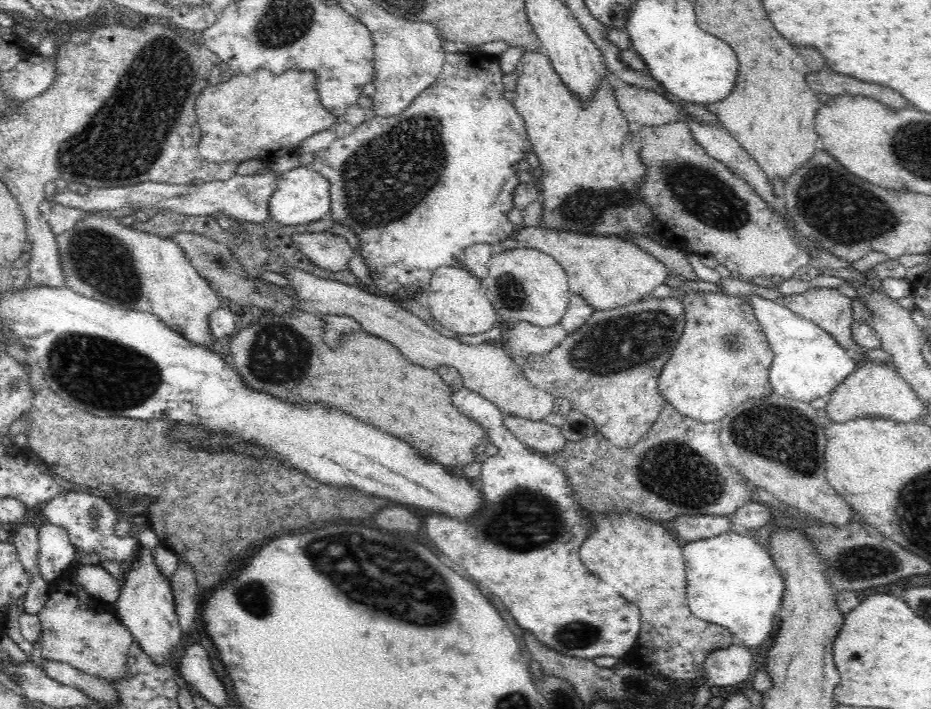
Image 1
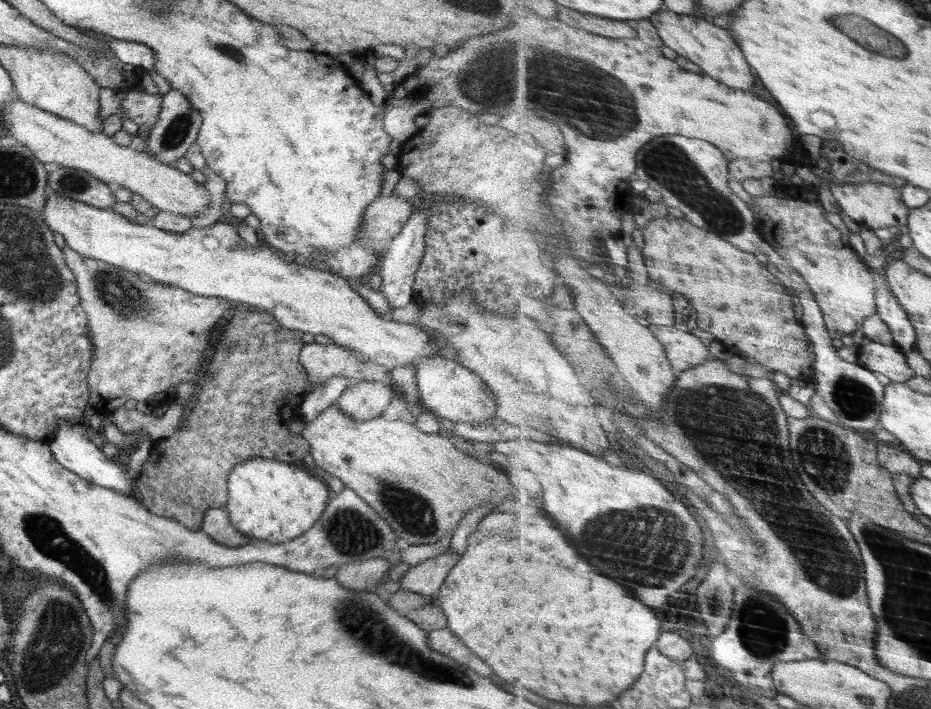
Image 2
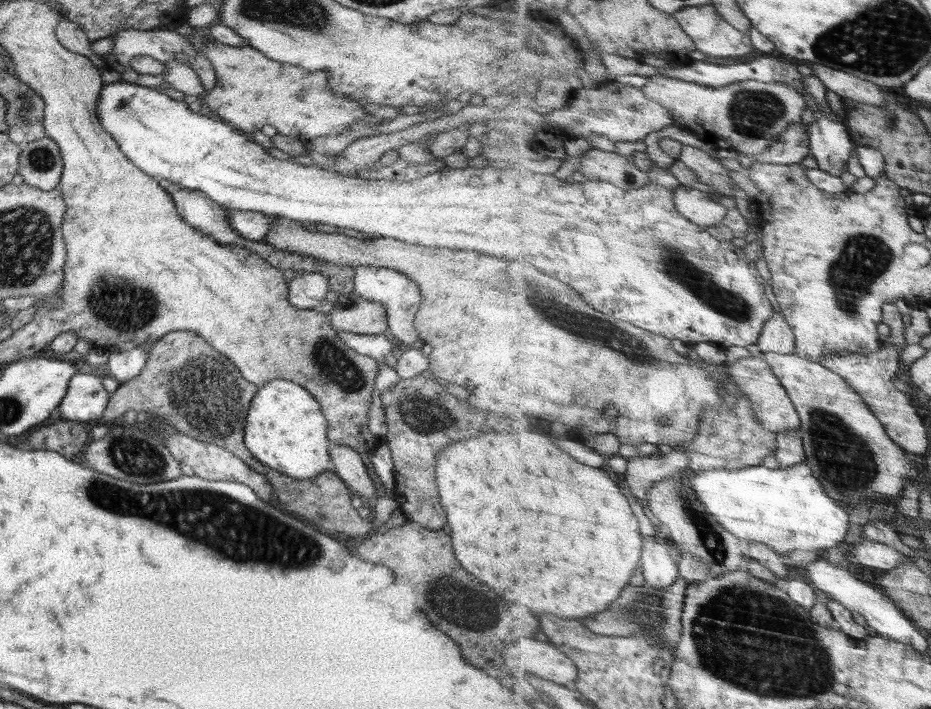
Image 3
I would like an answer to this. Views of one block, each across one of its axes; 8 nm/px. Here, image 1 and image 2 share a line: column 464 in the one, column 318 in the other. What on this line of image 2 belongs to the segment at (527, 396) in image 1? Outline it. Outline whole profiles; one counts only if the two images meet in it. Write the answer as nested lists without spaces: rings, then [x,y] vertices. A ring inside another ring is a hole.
[[[316,342],[305,344],[299,355],[299,362],[312,385],[322,385],[335,376],[345,376],[353,382],[366,379],[360,367],[363,360],[359,354],[344,347],[336,344],[325,346]]]

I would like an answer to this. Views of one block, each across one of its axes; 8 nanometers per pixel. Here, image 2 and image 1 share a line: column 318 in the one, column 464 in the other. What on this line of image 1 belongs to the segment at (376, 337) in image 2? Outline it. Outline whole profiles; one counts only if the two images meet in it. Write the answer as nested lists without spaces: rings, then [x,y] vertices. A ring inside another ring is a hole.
[[[440,266],[433,272],[428,288],[431,314],[444,328],[460,335],[484,334],[498,324],[498,314],[486,297],[481,279],[455,266]]]

